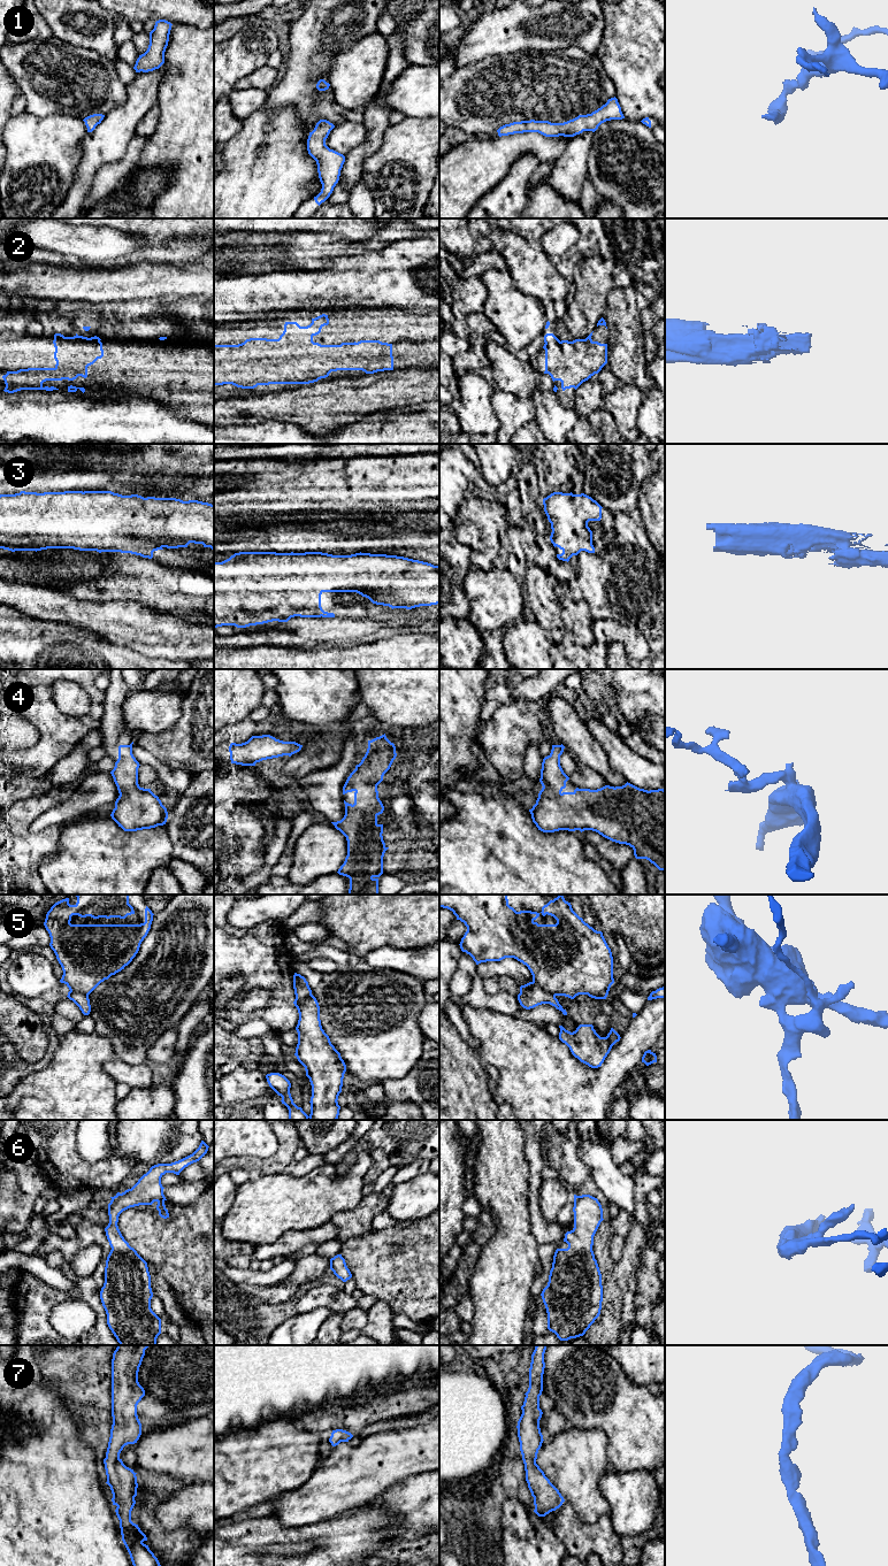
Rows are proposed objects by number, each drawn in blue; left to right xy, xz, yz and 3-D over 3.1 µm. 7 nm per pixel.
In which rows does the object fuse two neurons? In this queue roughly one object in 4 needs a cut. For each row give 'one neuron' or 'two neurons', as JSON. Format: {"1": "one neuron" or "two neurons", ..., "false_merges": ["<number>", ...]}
{"1": "one neuron", "2": "one neuron", "3": "one neuron", "4": "one neuron", "5": "two neurons", "6": "one neuron", "7": "one neuron", "false_merges": ["5"]}

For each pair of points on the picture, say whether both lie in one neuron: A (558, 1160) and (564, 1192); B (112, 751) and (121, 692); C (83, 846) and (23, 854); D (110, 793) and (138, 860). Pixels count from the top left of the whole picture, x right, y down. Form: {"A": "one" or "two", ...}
{"A": "two", "B": "one", "C": "two", "D": "two"}

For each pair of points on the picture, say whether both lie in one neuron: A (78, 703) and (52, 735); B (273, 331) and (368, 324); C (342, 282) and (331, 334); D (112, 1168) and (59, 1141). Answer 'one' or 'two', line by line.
A: two
B: one
C: two
D: one

